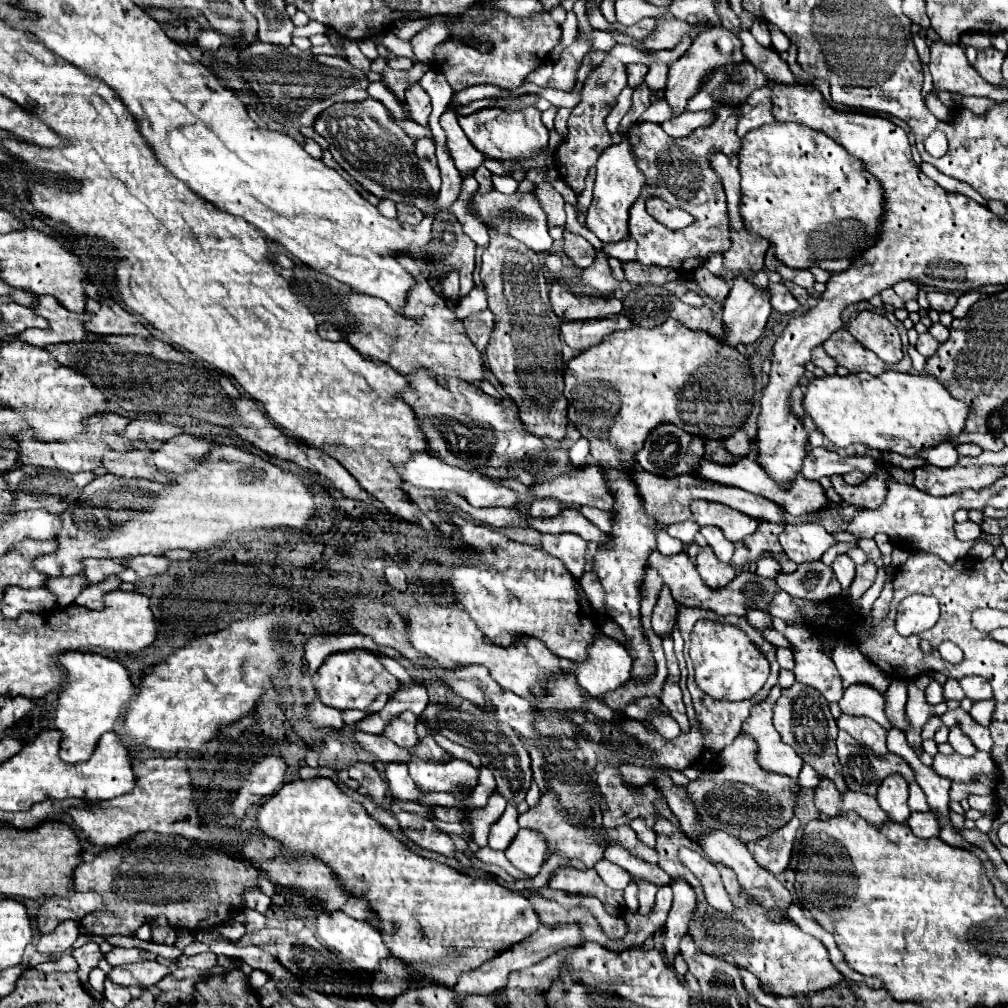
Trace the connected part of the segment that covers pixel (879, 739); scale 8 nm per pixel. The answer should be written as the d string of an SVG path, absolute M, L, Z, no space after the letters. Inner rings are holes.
M842 714L836 722L838 722L840 730L848 732L860 746L870 748L878 756L884 756L888 752L888 748L886 748L886 730L880 728L880 724L876 724L874 720L854 718L854 716Z

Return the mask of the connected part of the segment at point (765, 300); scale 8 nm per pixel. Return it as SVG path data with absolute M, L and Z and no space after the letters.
M738 276L732 282L732 290L722 308L722 322L728 330L724 342L732 346L748 346L756 342L764 332L770 312L772 304L768 290L754 286L744 276Z

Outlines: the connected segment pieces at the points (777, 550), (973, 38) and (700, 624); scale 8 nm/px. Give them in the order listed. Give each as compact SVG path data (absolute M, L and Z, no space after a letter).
M762 522L760 530L756 530L752 536L748 536L748 540L744 540L744 544L750 548L750 560L754 560L762 550L770 550L774 554L774 558L782 564L782 572L794 572L796 564L792 564L792 560L788 560L782 554L782 548L778 542L778 534L782 530L784 530L784 526Z
M964 34L962 36L962 44L964 46L974 46L976 50L984 50L990 46L990 36L986 34Z
M698 620L691 633L690 658L696 673L696 684L714 700L750 700L768 678L768 662L744 632L734 626Z

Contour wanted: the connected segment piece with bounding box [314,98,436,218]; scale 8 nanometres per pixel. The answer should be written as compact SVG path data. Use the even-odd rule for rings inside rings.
M366 98L362 102L342 102L330 106L314 120L314 130L328 140L330 154L354 180L358 180L368 192L376 194L378 198L388 198L381 199L377 205L383 216L397 217L395 202L406 202L414 206L424 204L424 214L434 212L432 200L436 200L436 194L432 194L432 188L424 178L424 172L420 172L420 164L414 152L414 138L410 138L392 120L390 110L382 102L374 98ZM364 114L368 114L376 124L384 128L386 132L384 144L370 144L370 130L366 130Z

